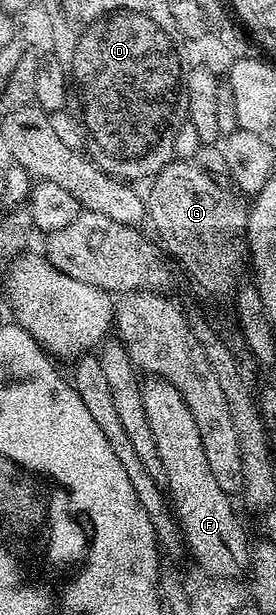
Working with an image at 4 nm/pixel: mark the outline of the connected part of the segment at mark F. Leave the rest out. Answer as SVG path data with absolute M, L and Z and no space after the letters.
M146 378L141 381L141 385L144 414L148 418L148 426L152 426L152 438L156 438L156 454L160 454L160 462L164 466L168 500L188 549L188 556L190 554L198 563L200 571L207 572L210 575L207 577L214 580L238 580L245 577L250 571L252 544L251 541L246 541L246 532L230 505L231 497L212 475L212 466L208 466L208 454L204 454L204 438L200 434L200 426L196 426L196 418L192 418L192 410L188 410L188 402L184 402L180 392L167 380Z

